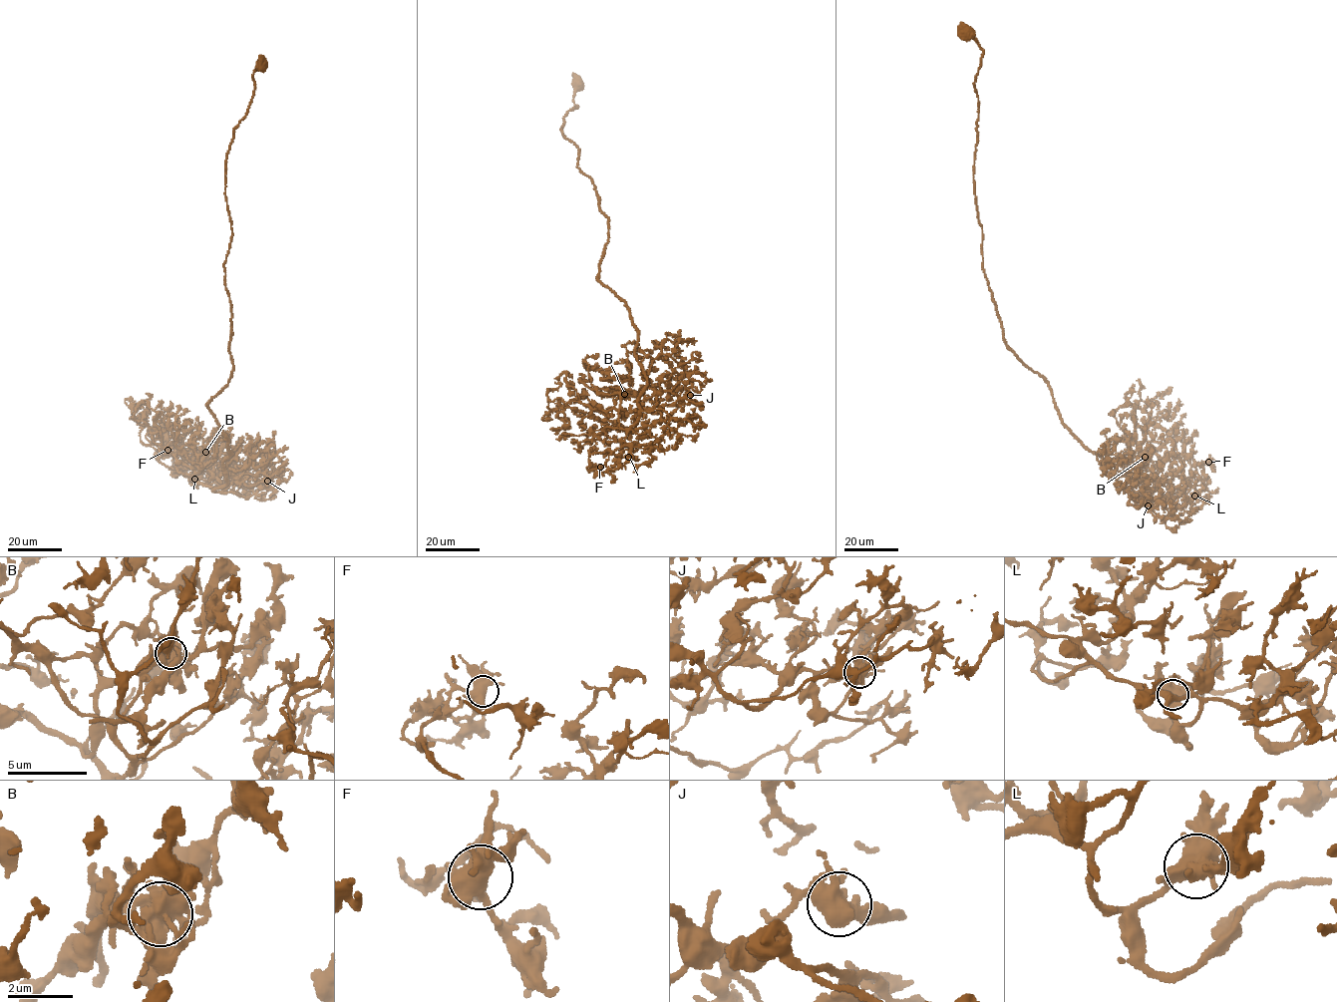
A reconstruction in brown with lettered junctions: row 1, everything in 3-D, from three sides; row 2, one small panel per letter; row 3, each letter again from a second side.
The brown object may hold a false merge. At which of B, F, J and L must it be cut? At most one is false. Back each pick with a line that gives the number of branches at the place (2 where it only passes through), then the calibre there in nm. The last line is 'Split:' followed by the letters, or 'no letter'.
B: branches 6; calibre 650 nm
Split: B

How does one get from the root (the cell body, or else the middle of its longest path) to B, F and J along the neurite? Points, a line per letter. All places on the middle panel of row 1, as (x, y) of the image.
B: (577, 82), (560, 130), (608, 218), (599, 281), (629, 309), (646, 379), (624, 430), (624, 394)
F: (577, 82), (560, 130), (608, 218), (599, 281), (629, 309), (647, 385), (625, 444), (589, 457), (600, 467)
J: (577, 82), (560, 130), (608, 218), (599, 281), (637, 332), (638, 406), (690, 395)

